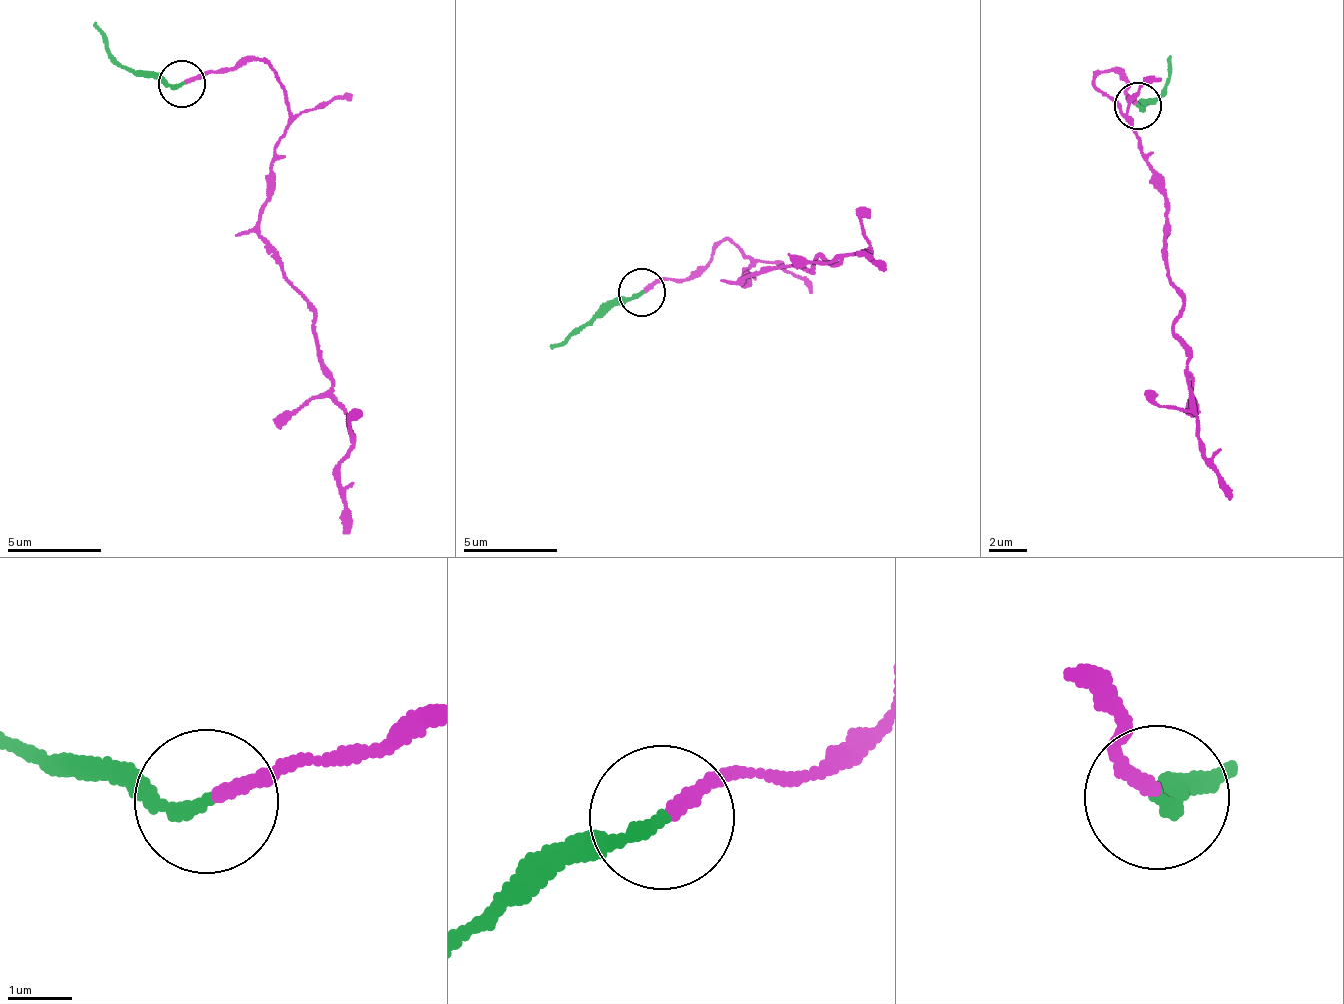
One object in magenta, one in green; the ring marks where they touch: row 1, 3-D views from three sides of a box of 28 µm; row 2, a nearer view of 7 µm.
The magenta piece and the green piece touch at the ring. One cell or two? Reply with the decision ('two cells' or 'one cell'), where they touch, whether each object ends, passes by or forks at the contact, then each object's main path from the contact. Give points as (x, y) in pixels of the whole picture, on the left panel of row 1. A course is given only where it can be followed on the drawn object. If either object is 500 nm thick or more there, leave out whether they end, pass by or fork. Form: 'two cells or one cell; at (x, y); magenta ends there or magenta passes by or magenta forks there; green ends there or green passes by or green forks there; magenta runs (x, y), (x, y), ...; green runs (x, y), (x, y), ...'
one cell; at (181, 84); magenta ends there; green ends there; magenta runs (185, 85), (262, 59), (288, 104), (257, 211), (263, 247), (308, 307), (345, 415), (348, 534); green runs (180, 85), (141, 77), (114, 58), (94, 23)

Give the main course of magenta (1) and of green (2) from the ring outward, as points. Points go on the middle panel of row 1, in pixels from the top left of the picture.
1: (645, 291), (724, 239), (751, 265), (739, 285), (821, 252), (869, 249), (884, 266)
2: (641, 290), (602, 305), (575, 333), (550, 349)

